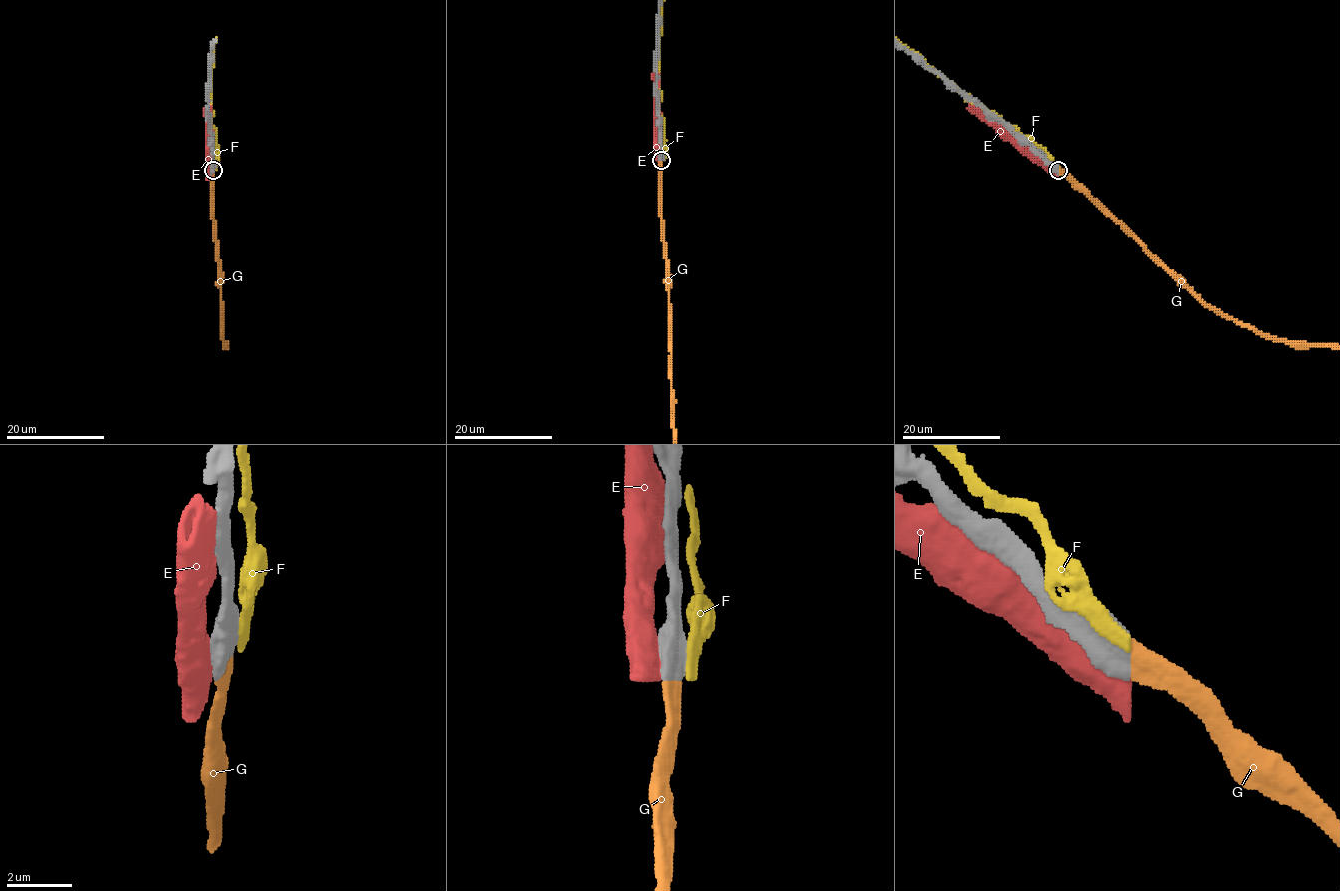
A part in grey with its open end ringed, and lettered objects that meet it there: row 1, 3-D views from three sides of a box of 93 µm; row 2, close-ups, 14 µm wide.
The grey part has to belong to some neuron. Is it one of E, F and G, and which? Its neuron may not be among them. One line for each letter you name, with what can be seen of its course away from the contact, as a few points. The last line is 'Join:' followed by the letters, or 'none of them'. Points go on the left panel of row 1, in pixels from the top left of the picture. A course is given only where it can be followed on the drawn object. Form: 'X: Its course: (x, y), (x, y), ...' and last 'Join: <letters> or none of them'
Join: G

